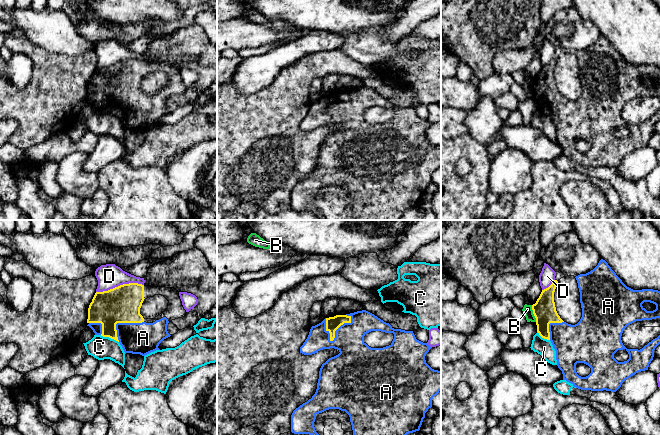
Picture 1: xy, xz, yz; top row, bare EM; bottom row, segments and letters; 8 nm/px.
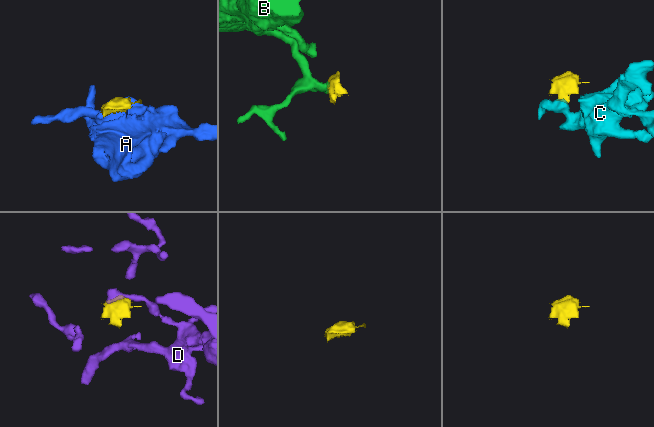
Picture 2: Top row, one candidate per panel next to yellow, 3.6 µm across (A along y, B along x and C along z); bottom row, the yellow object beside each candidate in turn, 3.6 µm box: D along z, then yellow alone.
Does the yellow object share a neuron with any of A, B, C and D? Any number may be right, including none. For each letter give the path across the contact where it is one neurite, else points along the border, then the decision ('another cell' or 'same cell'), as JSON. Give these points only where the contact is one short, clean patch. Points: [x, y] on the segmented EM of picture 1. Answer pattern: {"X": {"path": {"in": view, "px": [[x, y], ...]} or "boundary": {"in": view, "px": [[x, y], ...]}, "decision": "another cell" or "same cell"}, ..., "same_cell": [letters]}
{"A": {"decision": "same cell"}, "B": {"boundary": {"in": "yz", "px": [[531, 305], [536, 321]]}, "decision": "another cell"}, "C": {"boundary": {"in": "xy", "px": [[100, 335], [113, 338], [118, 342]]}, "decision": "another cell"}, "D": {"boundary": {"in": "xy", "px": [[143, 284], [123, 283], [107, 290], [96, 292]]}, "decision": "another cell"}, "same_cell": ["A"]}

